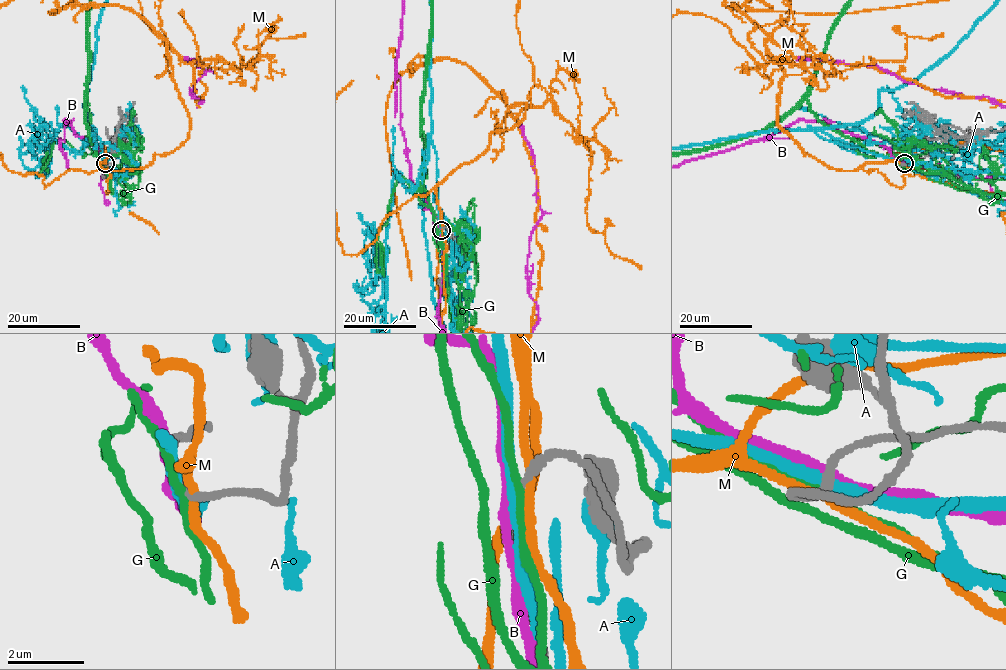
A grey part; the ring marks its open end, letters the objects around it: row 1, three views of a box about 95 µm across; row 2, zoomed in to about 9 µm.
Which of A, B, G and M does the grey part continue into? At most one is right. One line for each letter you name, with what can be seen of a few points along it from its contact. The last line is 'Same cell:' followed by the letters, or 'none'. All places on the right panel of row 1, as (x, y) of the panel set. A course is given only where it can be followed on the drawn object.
Same cell: G

